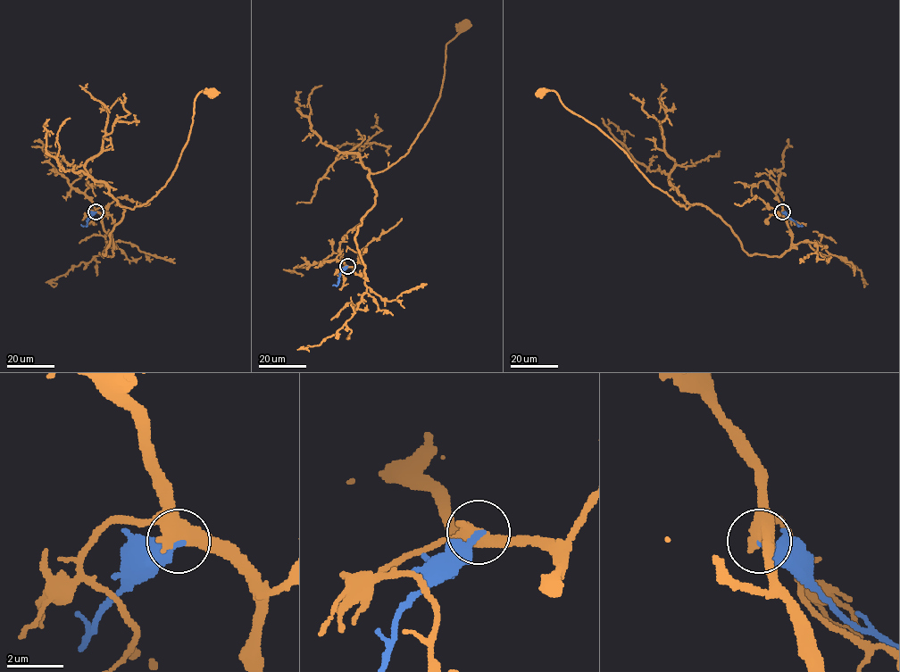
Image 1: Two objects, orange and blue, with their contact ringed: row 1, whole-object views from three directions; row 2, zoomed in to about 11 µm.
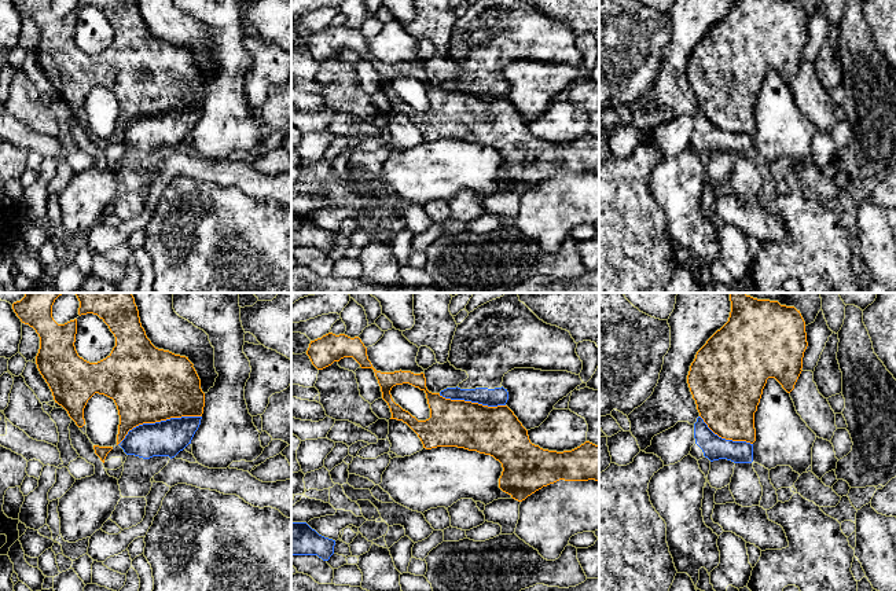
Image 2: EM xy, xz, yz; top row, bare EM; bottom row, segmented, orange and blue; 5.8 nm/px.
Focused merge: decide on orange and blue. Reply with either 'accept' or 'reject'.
reject

